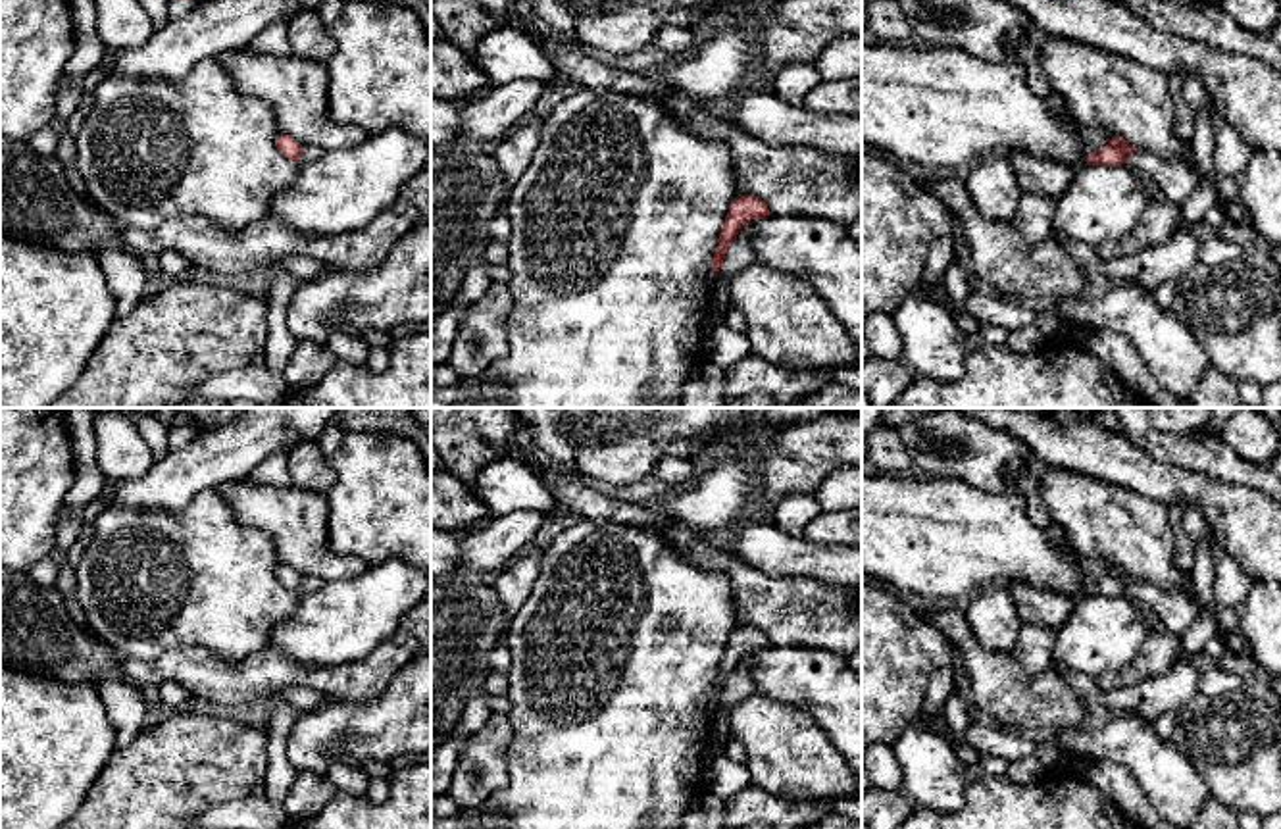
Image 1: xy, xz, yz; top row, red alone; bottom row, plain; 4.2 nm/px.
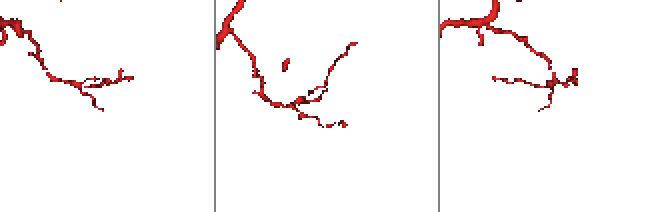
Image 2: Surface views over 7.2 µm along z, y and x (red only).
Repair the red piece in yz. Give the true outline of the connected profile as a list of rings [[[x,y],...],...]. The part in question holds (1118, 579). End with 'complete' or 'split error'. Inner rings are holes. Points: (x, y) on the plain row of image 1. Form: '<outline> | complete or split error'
[[[1114,565],[1114,569],[1087,587],[1085,596],[1121,596],[1127,594],[1127,587],[1139,579],[1131,577],[1123,567]]] | complete

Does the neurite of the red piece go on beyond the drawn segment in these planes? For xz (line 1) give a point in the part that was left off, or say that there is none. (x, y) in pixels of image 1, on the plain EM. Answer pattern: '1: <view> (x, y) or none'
1: none

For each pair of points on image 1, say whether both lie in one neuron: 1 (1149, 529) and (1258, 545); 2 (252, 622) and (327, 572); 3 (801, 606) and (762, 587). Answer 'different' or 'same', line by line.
1: different
2: different
3: same

